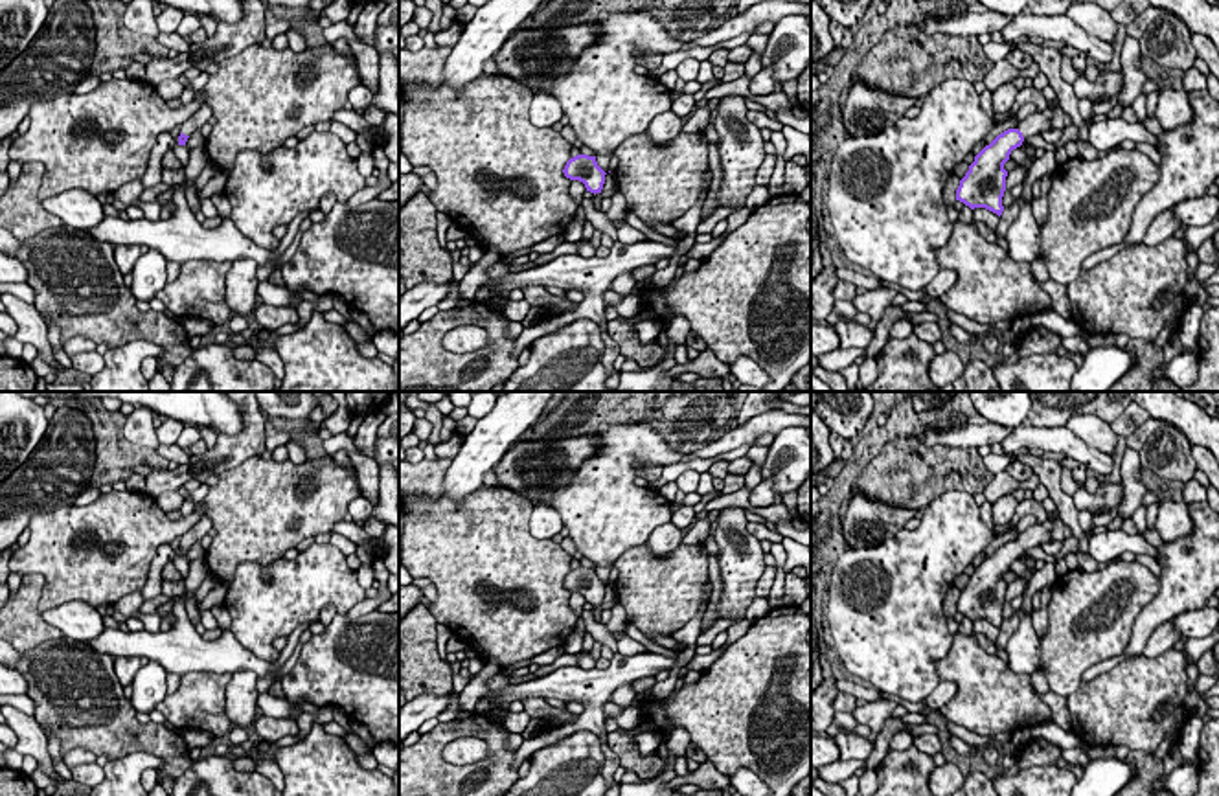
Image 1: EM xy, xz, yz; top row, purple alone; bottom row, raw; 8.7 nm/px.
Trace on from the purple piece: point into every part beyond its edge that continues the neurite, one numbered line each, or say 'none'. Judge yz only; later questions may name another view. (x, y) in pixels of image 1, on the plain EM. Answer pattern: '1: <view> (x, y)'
1: yz (1039, 534)

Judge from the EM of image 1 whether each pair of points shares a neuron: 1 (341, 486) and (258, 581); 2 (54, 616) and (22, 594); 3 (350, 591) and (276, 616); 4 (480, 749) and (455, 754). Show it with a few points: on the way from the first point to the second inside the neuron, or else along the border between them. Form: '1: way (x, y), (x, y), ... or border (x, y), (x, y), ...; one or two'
1: border (284, 556), (265, 567), (243, 561), (236, 570); two
2: border (41, 614), (63, 635); two
3: way (331, 591), (302, 591), (295, 598); one
4: way (475, 750), (460, 752); one

